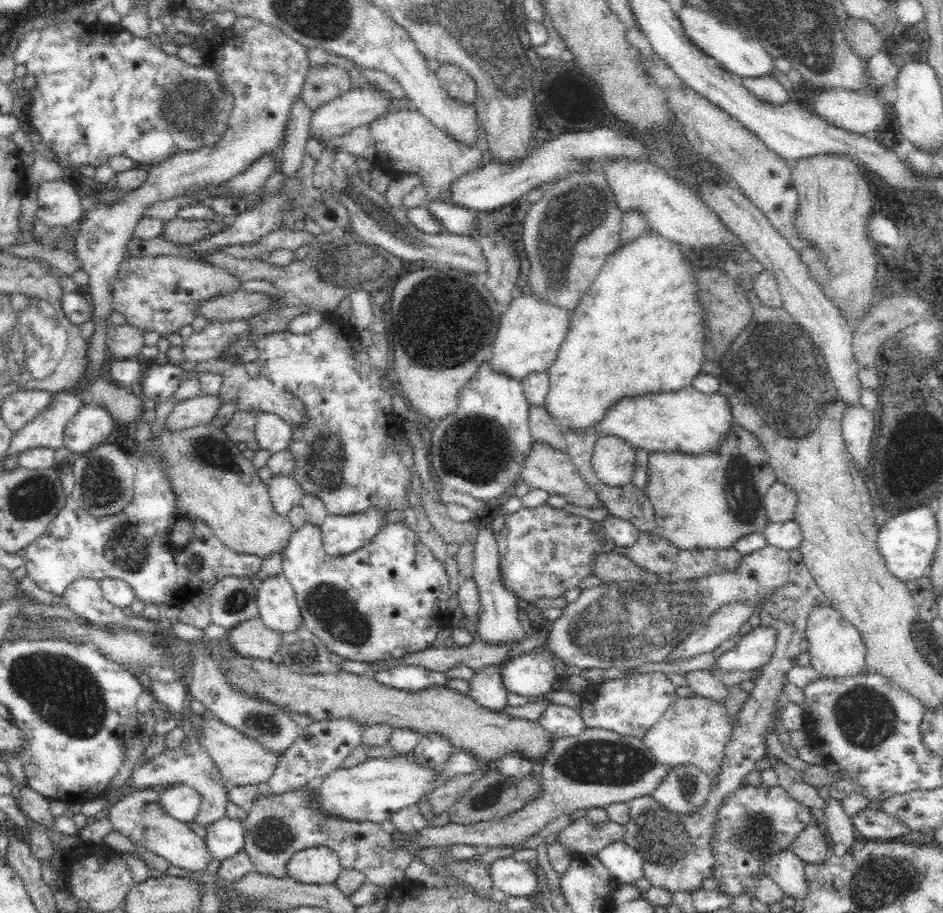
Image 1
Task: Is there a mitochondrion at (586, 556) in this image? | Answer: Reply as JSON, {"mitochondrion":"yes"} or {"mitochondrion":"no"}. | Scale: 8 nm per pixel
{"mitochondrion":"no"}

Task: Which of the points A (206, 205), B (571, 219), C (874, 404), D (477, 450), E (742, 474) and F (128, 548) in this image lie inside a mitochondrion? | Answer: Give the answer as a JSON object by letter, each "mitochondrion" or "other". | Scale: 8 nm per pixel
{"A":"other","B":"mitochondrion","C":"other","D":"mitochondrion","E":"mitochondrion","F":"mitochondrion"}

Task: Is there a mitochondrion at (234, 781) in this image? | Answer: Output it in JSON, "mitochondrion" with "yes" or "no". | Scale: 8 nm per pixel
{"mitochondrion":"no"}

